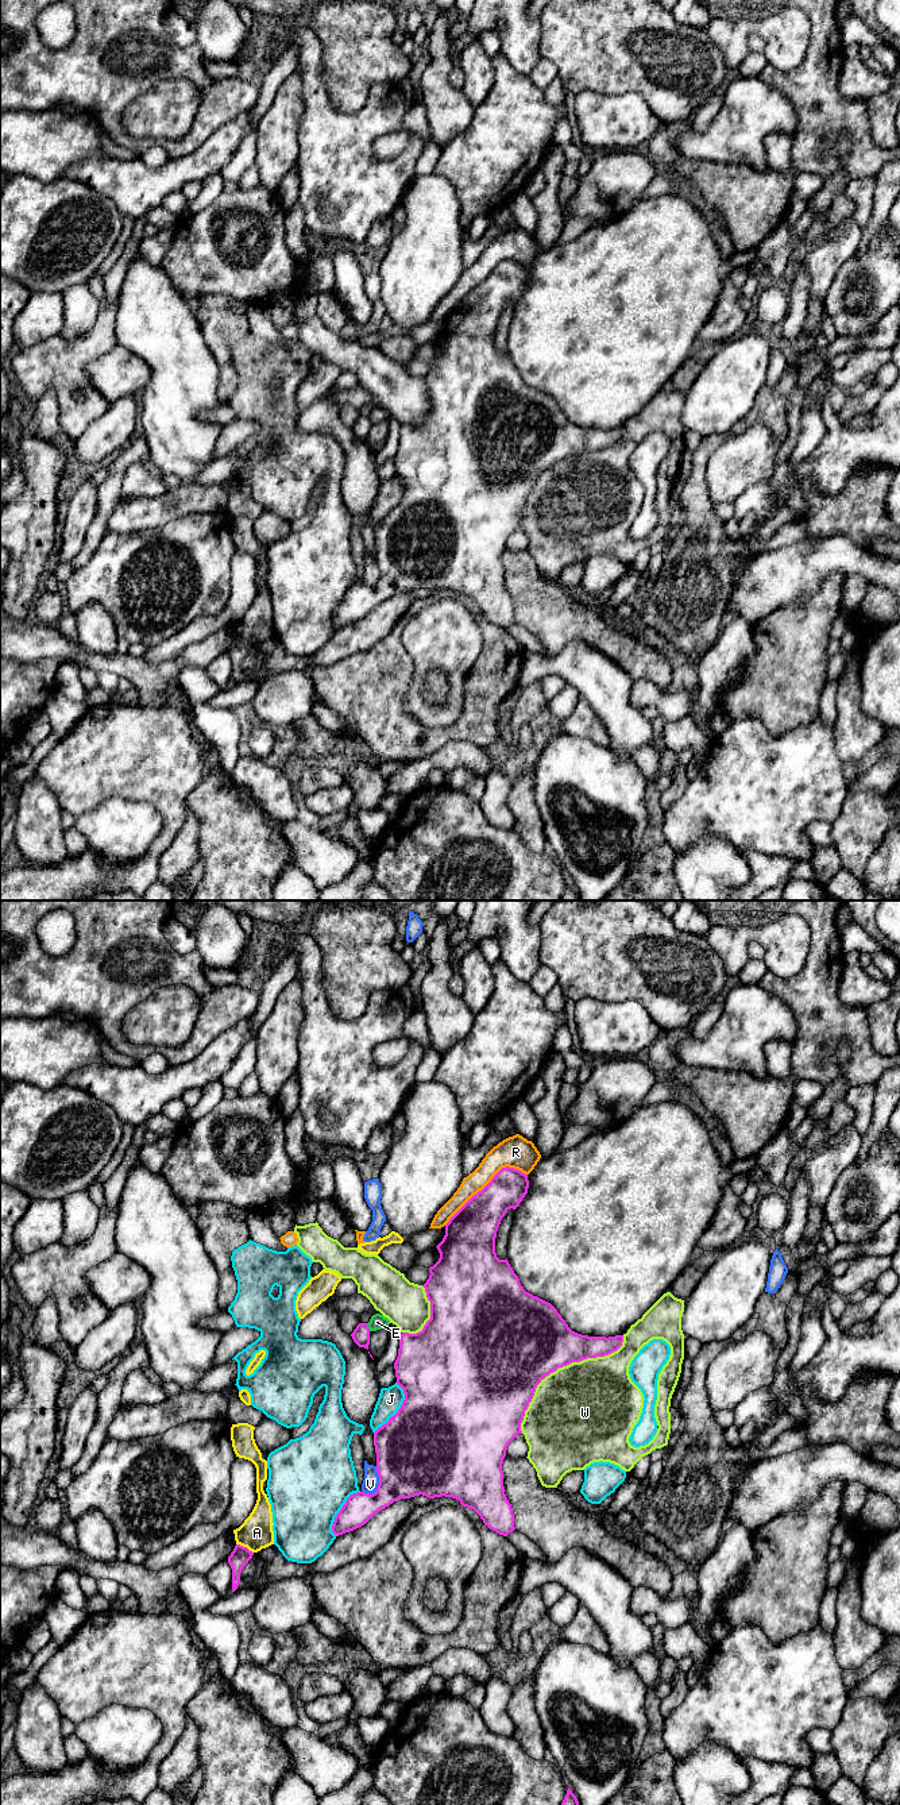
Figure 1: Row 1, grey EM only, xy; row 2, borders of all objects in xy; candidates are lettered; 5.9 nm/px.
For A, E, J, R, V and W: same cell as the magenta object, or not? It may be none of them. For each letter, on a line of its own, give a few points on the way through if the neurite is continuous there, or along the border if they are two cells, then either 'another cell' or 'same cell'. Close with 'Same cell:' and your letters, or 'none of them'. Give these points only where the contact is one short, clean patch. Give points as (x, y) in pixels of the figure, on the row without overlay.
A: across xy (240, 648), (244, 640), (257, 625) | same cell
E: another cell
J: another cell
R: another cell
V: another cell
W: another cell
Same cell: A

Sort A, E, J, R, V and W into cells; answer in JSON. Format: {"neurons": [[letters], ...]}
{"neurons": [["A"], ["E"], ["J"], ["R"], ["V"], ["W"]]}

